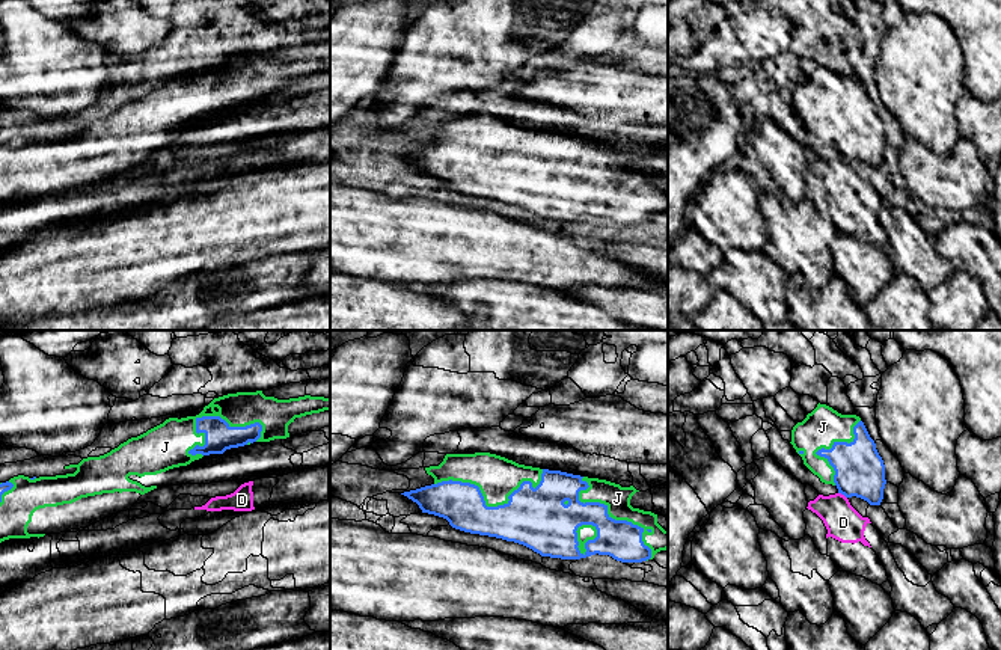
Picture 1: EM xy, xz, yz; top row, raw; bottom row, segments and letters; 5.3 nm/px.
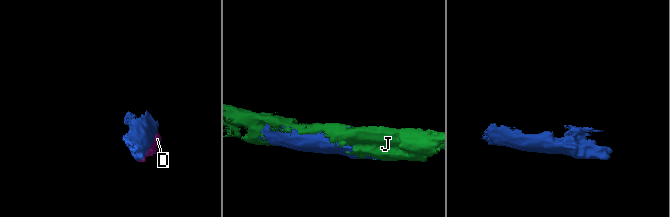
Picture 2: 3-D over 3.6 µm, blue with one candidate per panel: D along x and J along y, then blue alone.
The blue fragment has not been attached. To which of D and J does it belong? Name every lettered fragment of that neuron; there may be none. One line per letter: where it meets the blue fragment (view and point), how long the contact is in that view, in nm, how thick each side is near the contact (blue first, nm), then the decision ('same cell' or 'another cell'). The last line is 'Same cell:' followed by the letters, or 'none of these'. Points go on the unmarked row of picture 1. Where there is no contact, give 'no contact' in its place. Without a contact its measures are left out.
D: yz (843, 156) | 60 nm | 260/190 nm | another cell
J: xy (207, 79) | 440 nm | 160/220 nm | same cell
Same cell: J

